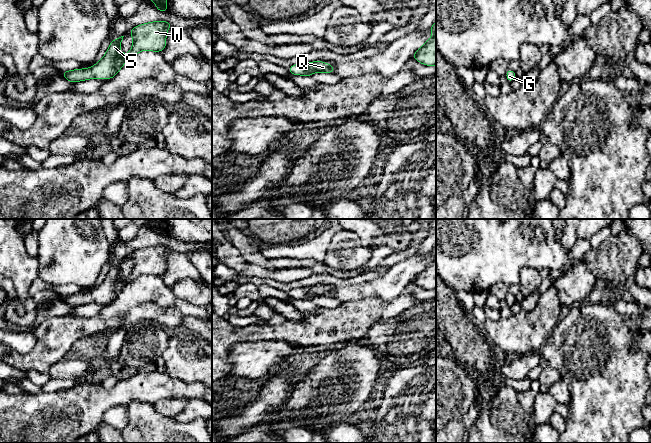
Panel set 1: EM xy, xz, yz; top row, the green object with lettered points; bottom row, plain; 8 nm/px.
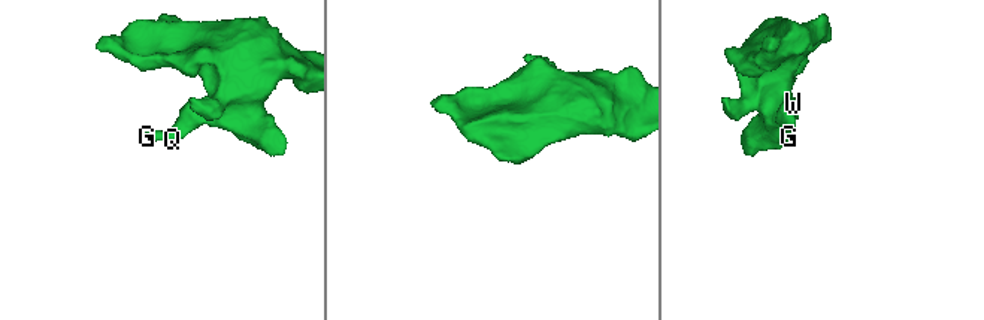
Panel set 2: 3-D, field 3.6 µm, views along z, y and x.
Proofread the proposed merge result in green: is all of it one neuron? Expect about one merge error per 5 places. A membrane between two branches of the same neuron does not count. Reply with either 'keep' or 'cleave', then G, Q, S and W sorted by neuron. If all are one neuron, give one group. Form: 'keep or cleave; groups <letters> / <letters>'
keep; groups G Q S W

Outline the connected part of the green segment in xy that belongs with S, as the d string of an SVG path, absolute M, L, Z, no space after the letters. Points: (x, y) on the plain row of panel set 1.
M155 245L138 249L129 255L133 262L133 269L127 278L120 277L120 268L124 261L121 260L110 266L104 281L96 289L87 293L78 292L62 295L62 301L71 307L93 302L111 303L116 300L124 287L138 276L144 274L162 276L166 271L166 257L170 251L172 249L168 245Z

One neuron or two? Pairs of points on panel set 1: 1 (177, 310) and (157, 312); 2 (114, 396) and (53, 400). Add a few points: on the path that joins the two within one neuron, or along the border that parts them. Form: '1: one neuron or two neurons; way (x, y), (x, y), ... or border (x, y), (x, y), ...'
1: one neuron; way (172, 312), (162, 312)
2: one neuron; way (99, 397), (68, 400)

